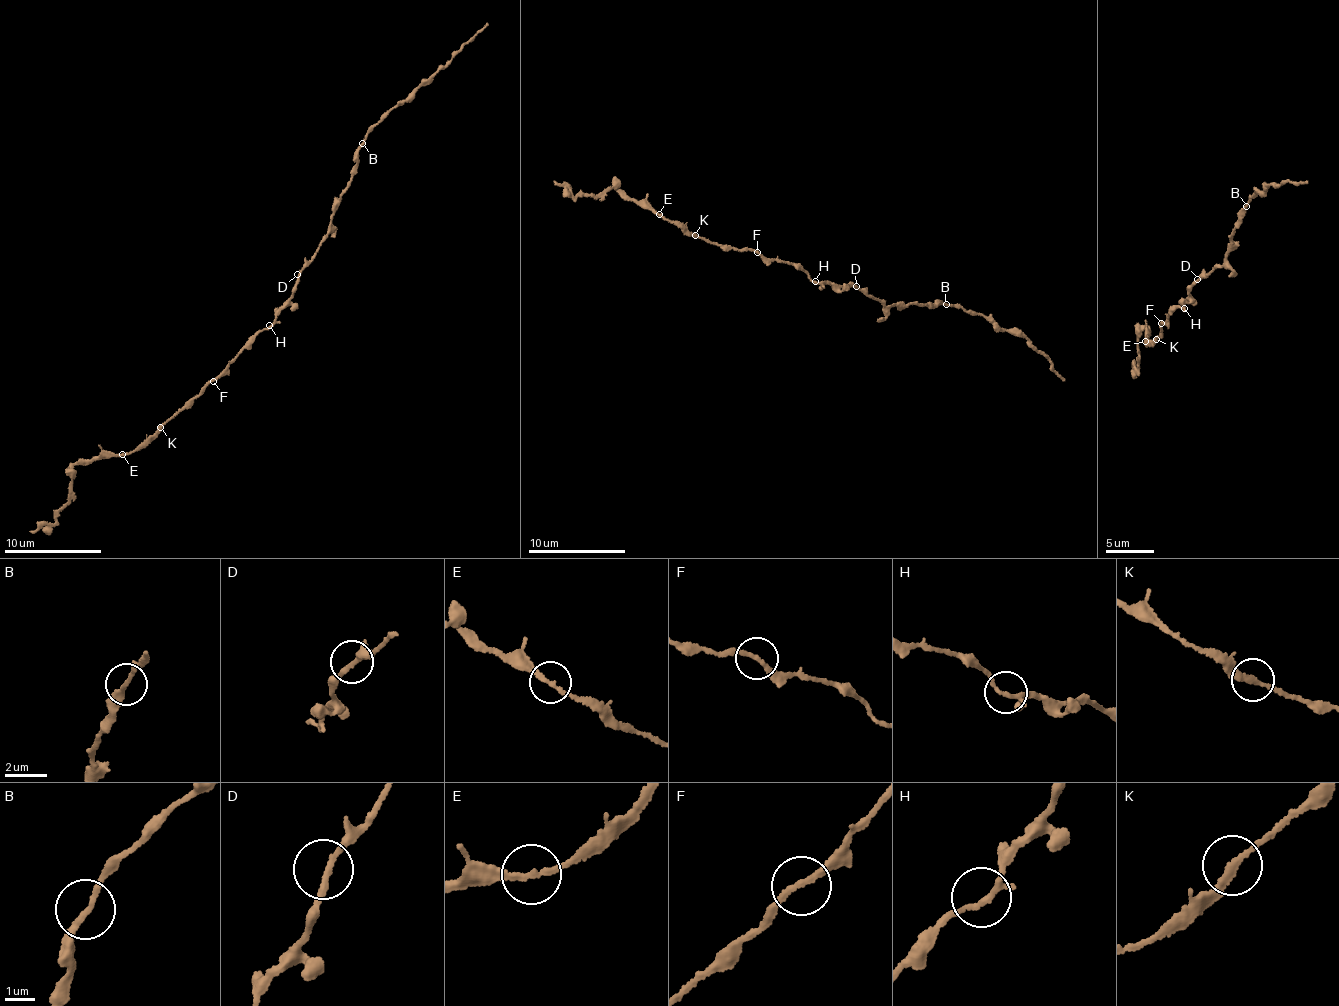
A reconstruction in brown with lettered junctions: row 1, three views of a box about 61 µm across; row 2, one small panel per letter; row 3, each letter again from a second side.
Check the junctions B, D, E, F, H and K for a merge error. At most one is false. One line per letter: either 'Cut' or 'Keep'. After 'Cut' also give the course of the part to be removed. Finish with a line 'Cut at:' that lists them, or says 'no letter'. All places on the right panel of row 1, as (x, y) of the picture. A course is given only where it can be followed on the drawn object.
B: Keep
D: Keep
E: Keep
F: Keep
H: Keep
K: Keep
Cut at: no letter

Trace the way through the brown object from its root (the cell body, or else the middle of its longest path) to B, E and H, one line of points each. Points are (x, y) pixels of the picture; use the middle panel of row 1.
B: (833, 283), (850, 283), (885, 307), (900, 301), (908, 305), (922, 302), (933, 306), (940, 300), (946, 304)
E: (833, 283), (821, 284), (790, 264), (773, 258), (770, 261), (747, 249), (726, 250), (660, 214)
H: (833, 283), (815, 281)

